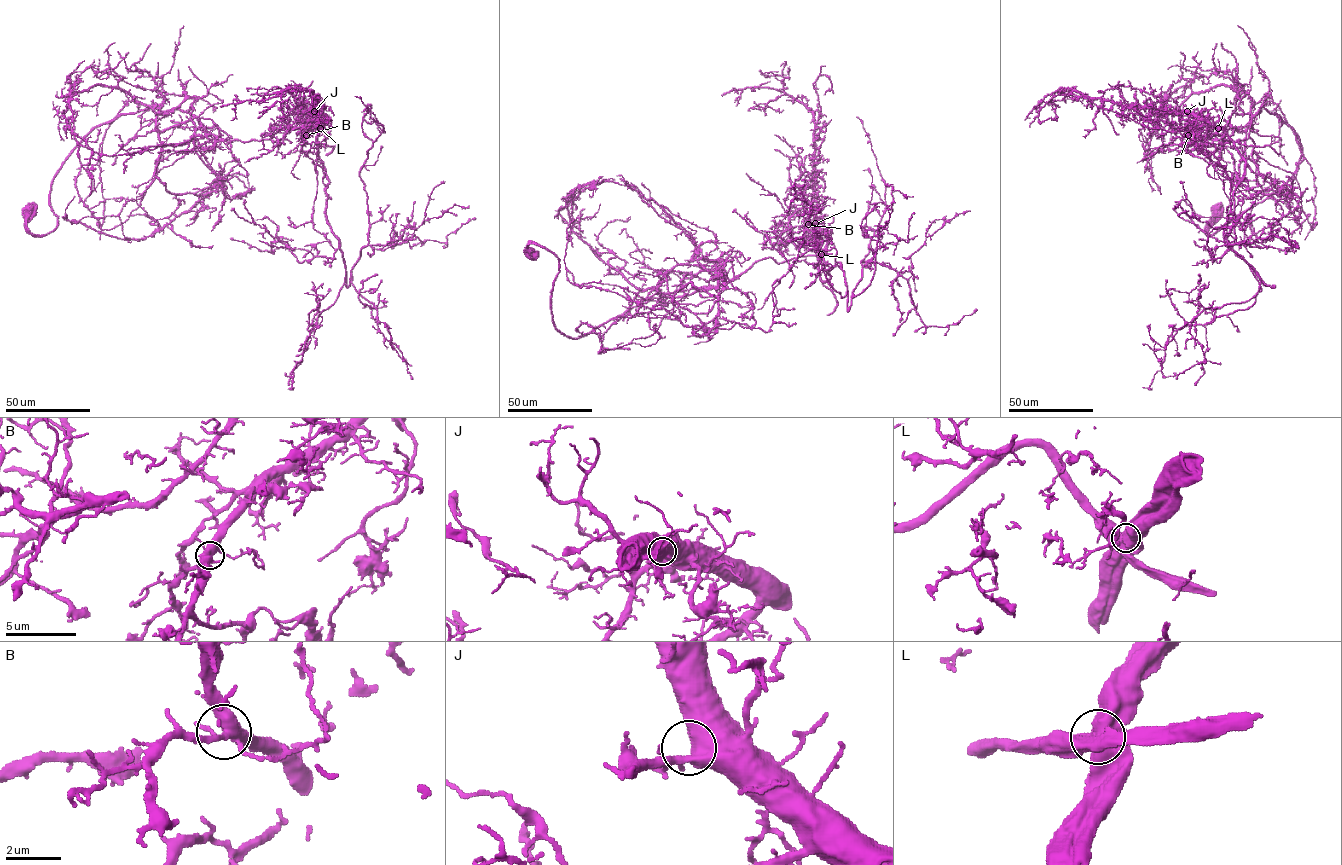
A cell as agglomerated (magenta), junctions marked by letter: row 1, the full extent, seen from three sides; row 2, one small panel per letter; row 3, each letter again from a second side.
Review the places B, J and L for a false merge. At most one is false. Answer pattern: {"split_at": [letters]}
{"split_at": ["L"]}

